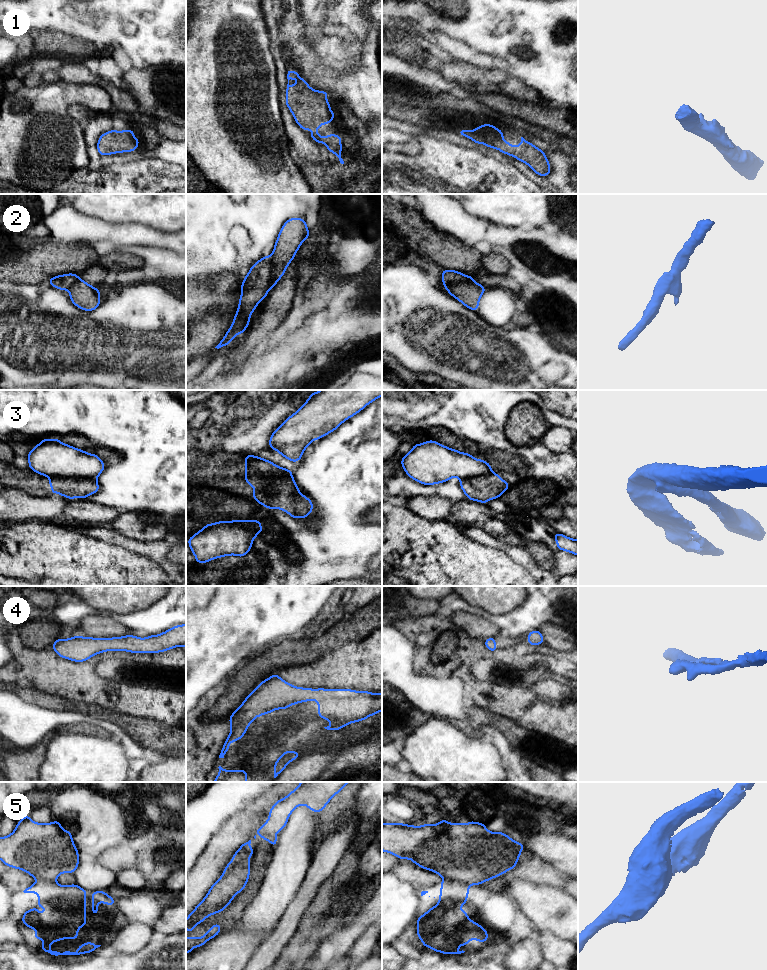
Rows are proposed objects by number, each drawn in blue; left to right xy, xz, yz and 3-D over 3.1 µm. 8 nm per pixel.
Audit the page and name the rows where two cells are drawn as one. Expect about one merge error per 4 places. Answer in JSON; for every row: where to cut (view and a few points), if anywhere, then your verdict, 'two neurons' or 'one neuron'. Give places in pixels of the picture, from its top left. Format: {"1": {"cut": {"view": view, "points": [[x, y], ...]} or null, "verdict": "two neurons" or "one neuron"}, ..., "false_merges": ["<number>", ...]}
{"1": {"cut": null, "verdict": "one neuron"}, "2": {"cut": {"view": "xz", "points": [[272, 255], [271, 284], [268, 289]]}, "verdict": "two neurons"}, "3": {"cut": {"view": "xy", "points": [[49, 476], [85, 477], [95, 480]]}, "verdict": "two neurons"}, "4": {"cut": null, "verdict": "one neuron"}, "5": {"cut": {"view": "yz", "points": [[447, 879], [469, 884]]}, "verdict": "two neurons"}, "false_merges": ["2", "3", "5"]}

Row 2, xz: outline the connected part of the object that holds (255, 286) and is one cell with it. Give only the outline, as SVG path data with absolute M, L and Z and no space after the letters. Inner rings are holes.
M269 255L258 260L250 268L241 284L242 292L233 323L215 348L219 349L228 345L237 334L242 334L246 330L250 323L251 314L268 294L272 267L273 257Z

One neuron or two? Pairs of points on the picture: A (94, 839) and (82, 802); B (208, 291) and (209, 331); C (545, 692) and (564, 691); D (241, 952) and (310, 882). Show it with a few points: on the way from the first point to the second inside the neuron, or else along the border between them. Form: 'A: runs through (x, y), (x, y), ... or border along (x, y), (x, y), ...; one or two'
A: runs through (94, 830), (94, 815), (90, 811); one
B: runs through (208, 301), (209, 321); one
C: runs through (550, 691), (559, 691); one
D: border along (259, 945), (249, 959); two

